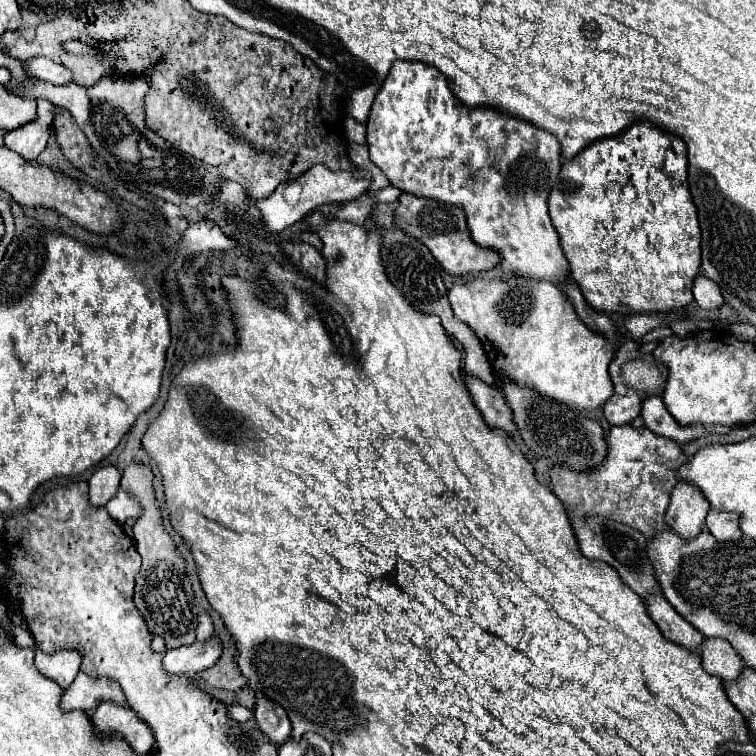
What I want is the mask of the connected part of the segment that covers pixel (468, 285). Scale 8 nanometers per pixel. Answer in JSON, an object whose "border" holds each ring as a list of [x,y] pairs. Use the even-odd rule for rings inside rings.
{"border":[[[520,278],[456,280],[448,298],[454,316],[482,342],[496,376],[532,388],[540,398],[550,398],[576,414],[590,414],[610,400],[608,364],[616,346],[586,328],[554,284]]]}

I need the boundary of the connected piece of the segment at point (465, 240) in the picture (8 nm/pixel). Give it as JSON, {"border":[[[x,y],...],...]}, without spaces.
{"border":[[[402,194],[398,198],[398,206],[394,212],[394,224],[408,236],[422,242],[438,260],[438,264],[444,268],[444,272],[448,272],[454,278],[478,276],[480,272],[488,272],[500,262],[500,256],[496,256],[496,252],[486,252],[486,248],[476,248],[476,244],[472,244],[464,212],[460,212],[460,208],[456,206],[448,206],[430,198],[416,198],[412,194]]]}

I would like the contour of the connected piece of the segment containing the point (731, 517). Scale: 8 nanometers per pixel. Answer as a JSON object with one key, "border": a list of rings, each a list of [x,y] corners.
{"border":[[[710,510],[706,516],[706,526],[718,542],[740,540],[742,536],[740,526],[738,526],[738,516],[734,512],[712,512]]]}

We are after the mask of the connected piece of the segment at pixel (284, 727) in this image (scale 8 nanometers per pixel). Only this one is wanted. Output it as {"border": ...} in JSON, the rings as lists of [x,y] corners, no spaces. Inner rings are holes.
{"border":[[[260,698],[254,708],[254,718],[260,732],[266,734],[274,746],[282,746],[284,740],[286,742],[290,740],[292,726],[284,708],[280,708],[278,704],[272,704],[270,700]]]}

